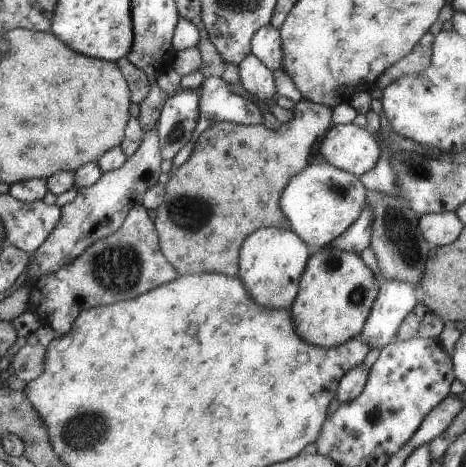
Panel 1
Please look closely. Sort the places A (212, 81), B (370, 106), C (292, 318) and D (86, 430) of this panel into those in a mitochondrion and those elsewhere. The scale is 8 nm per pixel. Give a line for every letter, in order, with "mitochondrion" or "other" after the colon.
A: other
B: other
C: other
D: mitochondrion

